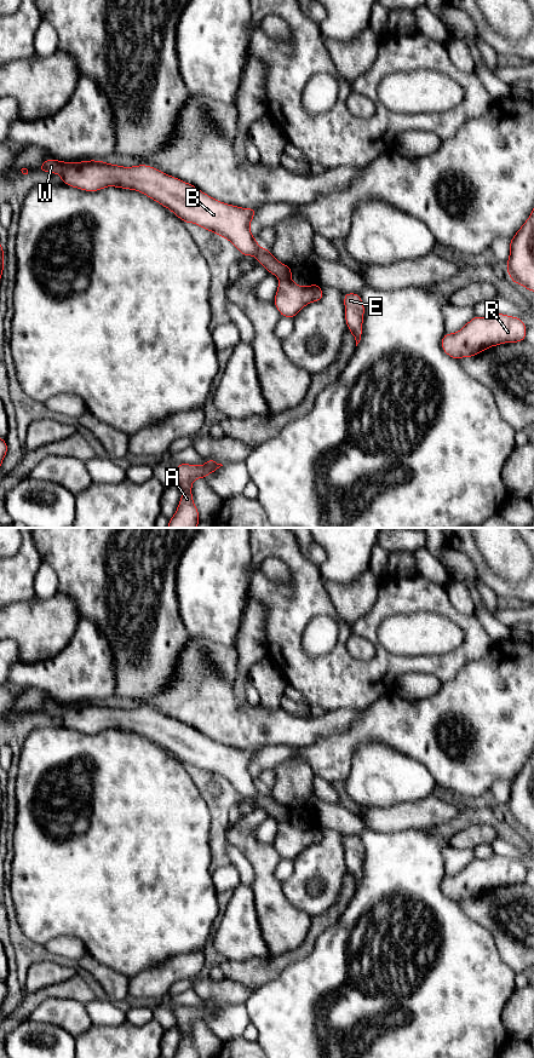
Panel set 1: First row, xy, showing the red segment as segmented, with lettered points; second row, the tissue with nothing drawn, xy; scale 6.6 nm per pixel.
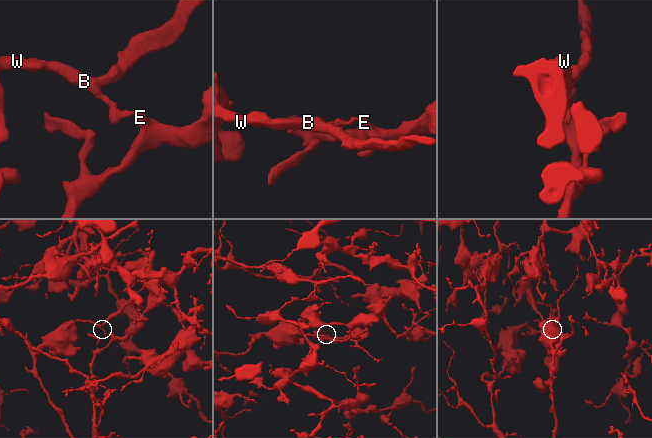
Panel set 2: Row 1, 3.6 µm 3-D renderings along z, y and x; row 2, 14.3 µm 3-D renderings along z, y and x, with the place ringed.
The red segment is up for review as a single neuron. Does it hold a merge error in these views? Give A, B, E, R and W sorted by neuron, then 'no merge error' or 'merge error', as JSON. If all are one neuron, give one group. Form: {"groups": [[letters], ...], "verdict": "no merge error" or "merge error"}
{"groups": [["A", "E", "R"], ["B", "W"]], "verdict": "merge error"}

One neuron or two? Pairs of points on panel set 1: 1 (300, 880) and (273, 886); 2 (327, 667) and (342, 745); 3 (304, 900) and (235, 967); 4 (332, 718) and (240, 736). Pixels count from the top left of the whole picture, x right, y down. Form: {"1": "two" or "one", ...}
{"1": "two", "2": "two", "3": "two", "4": "one"}

